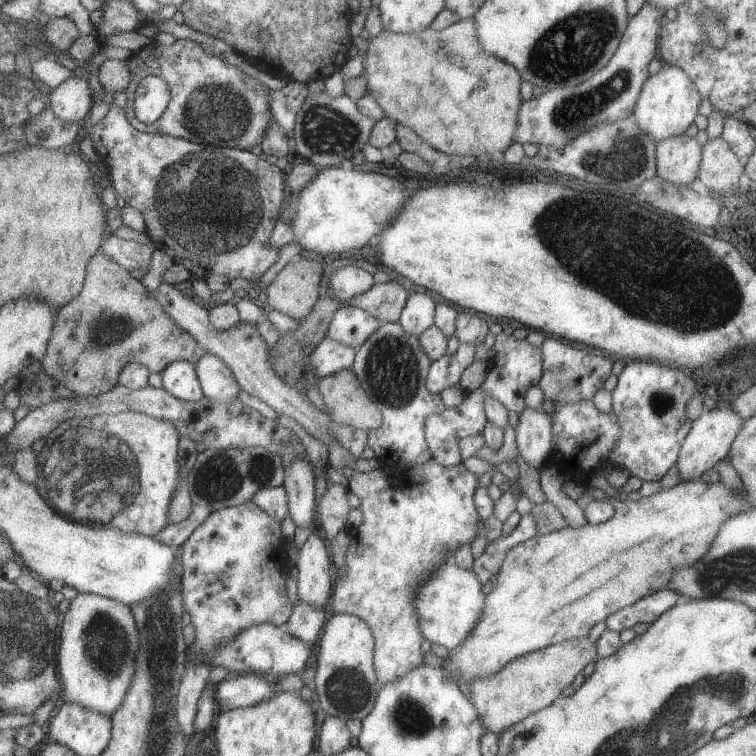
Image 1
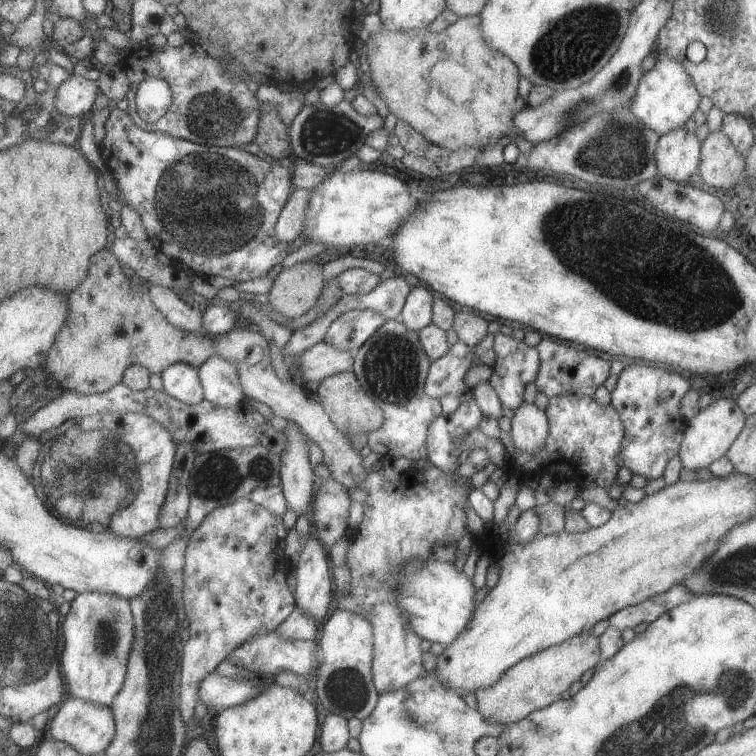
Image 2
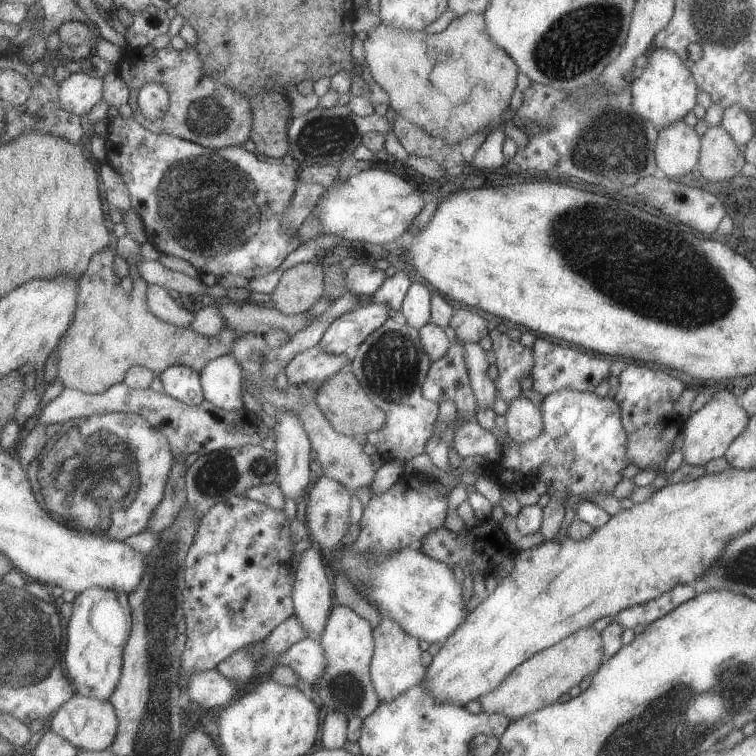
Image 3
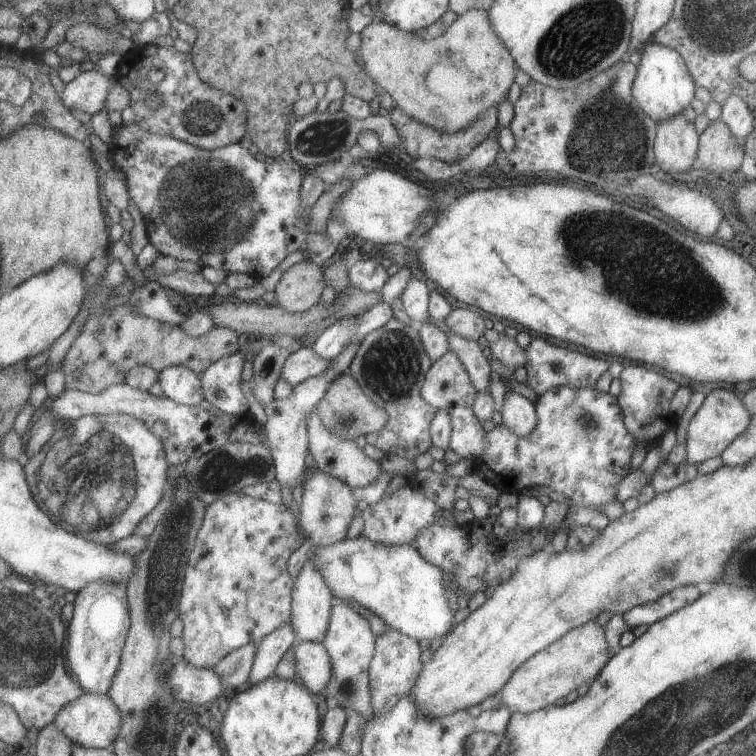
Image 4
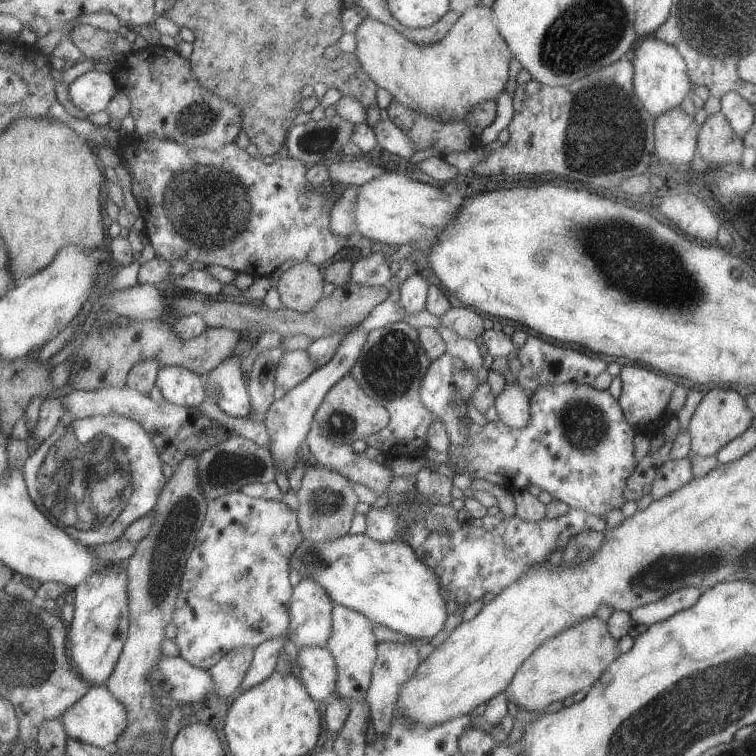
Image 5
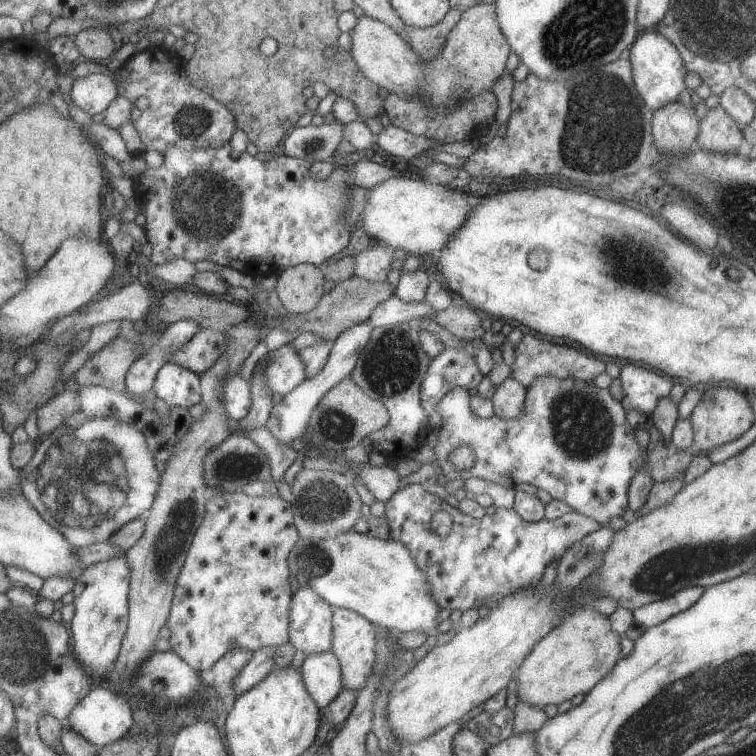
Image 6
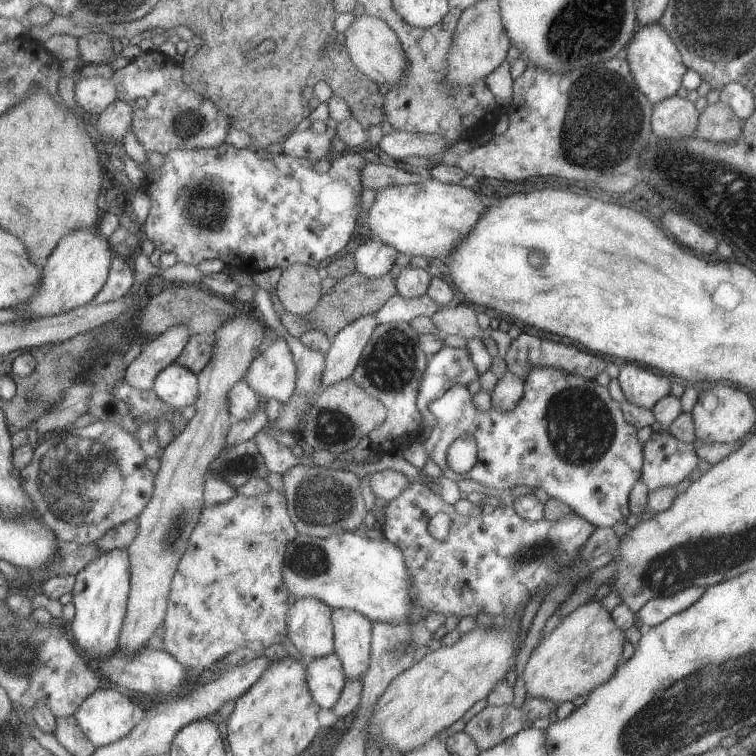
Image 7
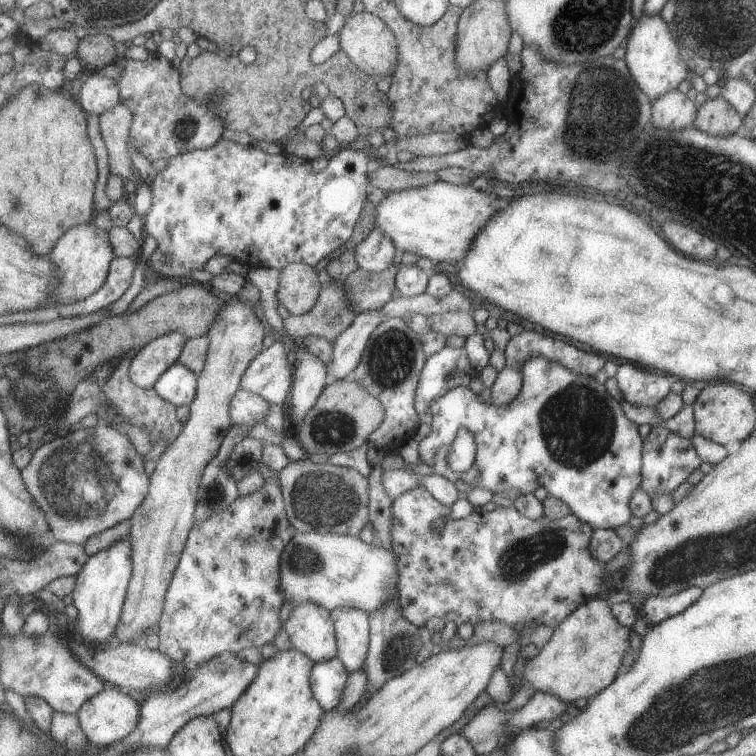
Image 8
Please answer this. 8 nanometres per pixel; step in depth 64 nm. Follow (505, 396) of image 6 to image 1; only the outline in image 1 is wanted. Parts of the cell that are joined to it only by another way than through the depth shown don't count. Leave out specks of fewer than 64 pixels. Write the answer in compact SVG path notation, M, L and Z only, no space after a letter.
M525 407L518 413L514 428L515 444L519 456L531 468L541 471L551 462L551 428L550 415L544 411Z

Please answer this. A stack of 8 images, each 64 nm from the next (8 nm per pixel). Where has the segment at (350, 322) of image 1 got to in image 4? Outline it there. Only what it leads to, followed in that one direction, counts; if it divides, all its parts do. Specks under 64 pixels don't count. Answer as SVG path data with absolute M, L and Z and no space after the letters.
M390 303L376 304L359 316L343 318L337 324L327 328L315 342L308 345L325 360L335 360L351 344L357 340L364 340L368 334L389 324L394 318Z

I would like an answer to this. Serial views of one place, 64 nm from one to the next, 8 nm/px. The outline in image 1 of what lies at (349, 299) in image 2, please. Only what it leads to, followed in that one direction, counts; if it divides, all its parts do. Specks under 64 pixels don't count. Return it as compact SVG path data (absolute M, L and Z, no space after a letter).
M395 281L377 283L371 290L359 294L342 306L354 306L376 315L381 323L398 322L401 309L405 306L407 291Z

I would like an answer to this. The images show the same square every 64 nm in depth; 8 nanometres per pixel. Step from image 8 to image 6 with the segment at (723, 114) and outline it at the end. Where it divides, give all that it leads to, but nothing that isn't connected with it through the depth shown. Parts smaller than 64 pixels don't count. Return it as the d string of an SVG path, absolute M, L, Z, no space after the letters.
M714 107L713 110L707 110L705 116L698 120L695 145L709 152L738 154L743 138L742 130L737 128L737 122L733 122L733 118L721 107Z

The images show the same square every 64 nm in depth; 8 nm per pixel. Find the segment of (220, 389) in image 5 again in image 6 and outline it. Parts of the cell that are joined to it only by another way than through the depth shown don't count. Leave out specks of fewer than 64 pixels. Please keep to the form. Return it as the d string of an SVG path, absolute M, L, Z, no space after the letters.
M233 374L225 384L225 408L229 417L240 421L244 419L253 406L253 392L248 380L243 380L239 374Z

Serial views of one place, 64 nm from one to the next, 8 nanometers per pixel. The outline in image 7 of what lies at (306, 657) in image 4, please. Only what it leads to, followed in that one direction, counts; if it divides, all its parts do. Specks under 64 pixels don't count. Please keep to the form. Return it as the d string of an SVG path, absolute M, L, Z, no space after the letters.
M335 652L323 658L308 660L309 690L323 708L333 709L344 693L348 675L344 662Z

